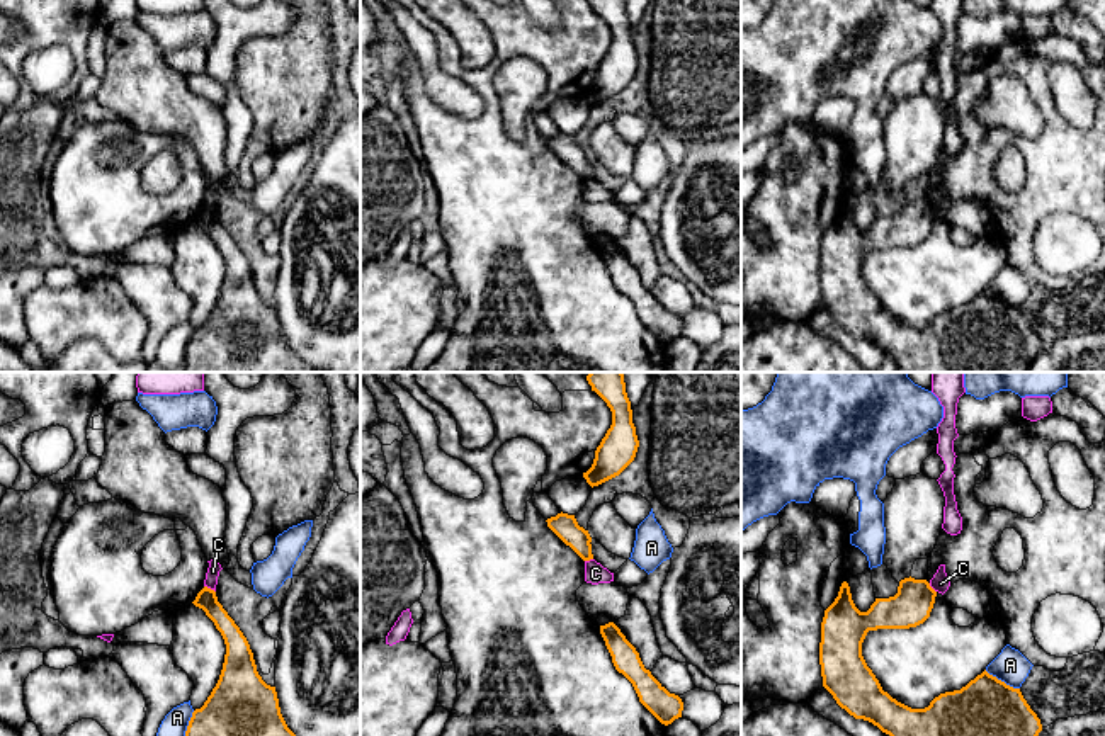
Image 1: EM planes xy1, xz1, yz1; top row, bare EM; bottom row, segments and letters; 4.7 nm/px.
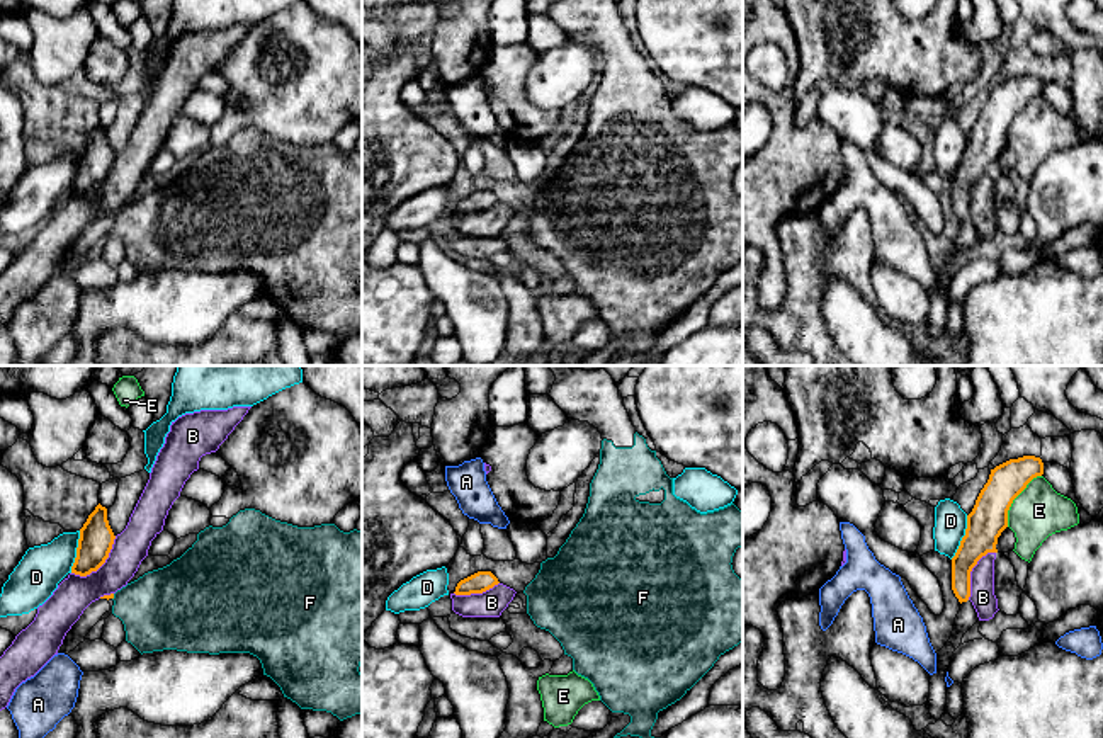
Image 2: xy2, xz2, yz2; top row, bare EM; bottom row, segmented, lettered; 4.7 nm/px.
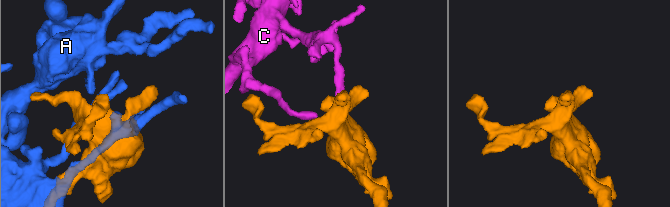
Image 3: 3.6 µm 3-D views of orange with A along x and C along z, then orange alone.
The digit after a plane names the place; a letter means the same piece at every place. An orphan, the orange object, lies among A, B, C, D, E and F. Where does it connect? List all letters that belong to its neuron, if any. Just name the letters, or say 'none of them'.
F

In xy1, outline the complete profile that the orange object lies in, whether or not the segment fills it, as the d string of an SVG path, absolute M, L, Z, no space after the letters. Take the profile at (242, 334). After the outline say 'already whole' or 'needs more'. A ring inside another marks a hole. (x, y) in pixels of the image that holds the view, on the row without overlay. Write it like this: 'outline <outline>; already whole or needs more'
outline M204 206L192 223L214 241L224 258L226 274L216 306L204 325L192 331L184 372L314 372L287 347L275 306L258 294L246 257L218 221L216 211Z; already whole

